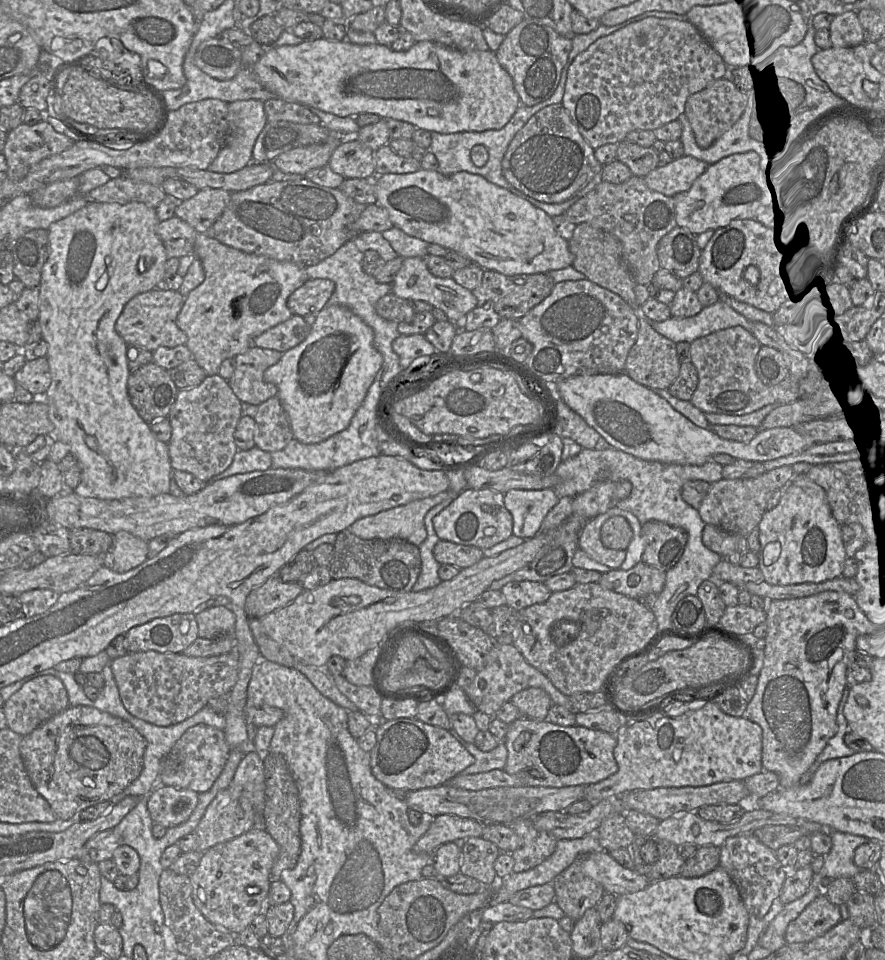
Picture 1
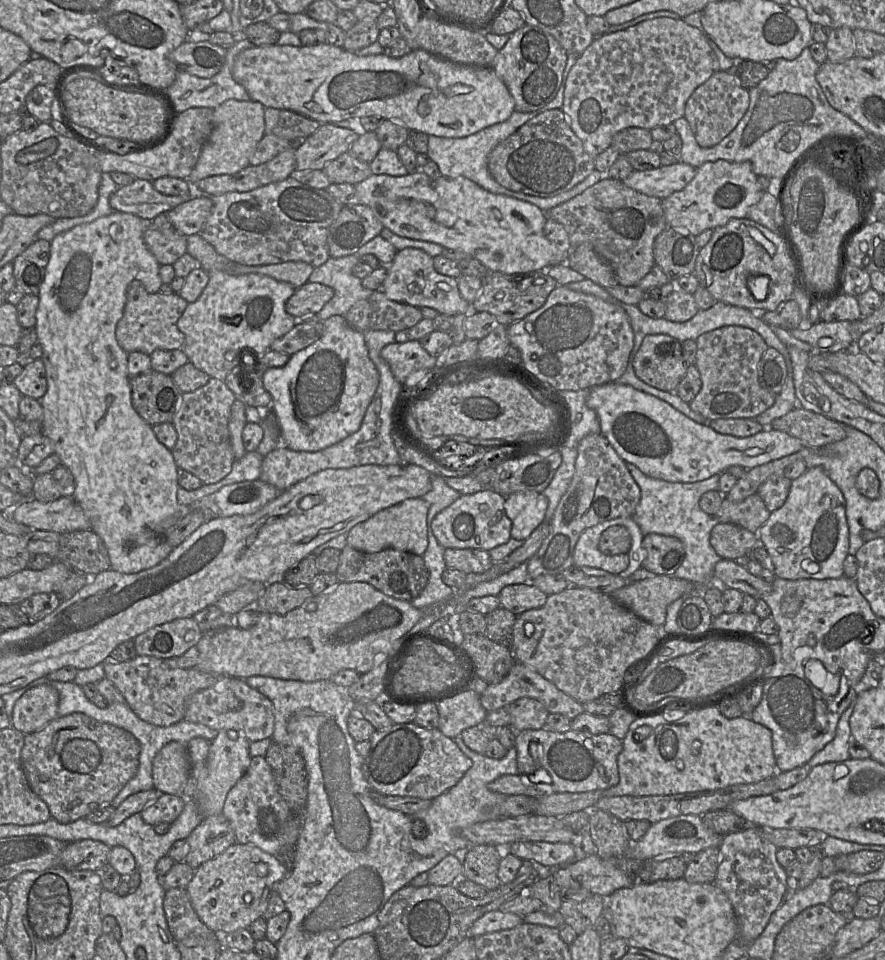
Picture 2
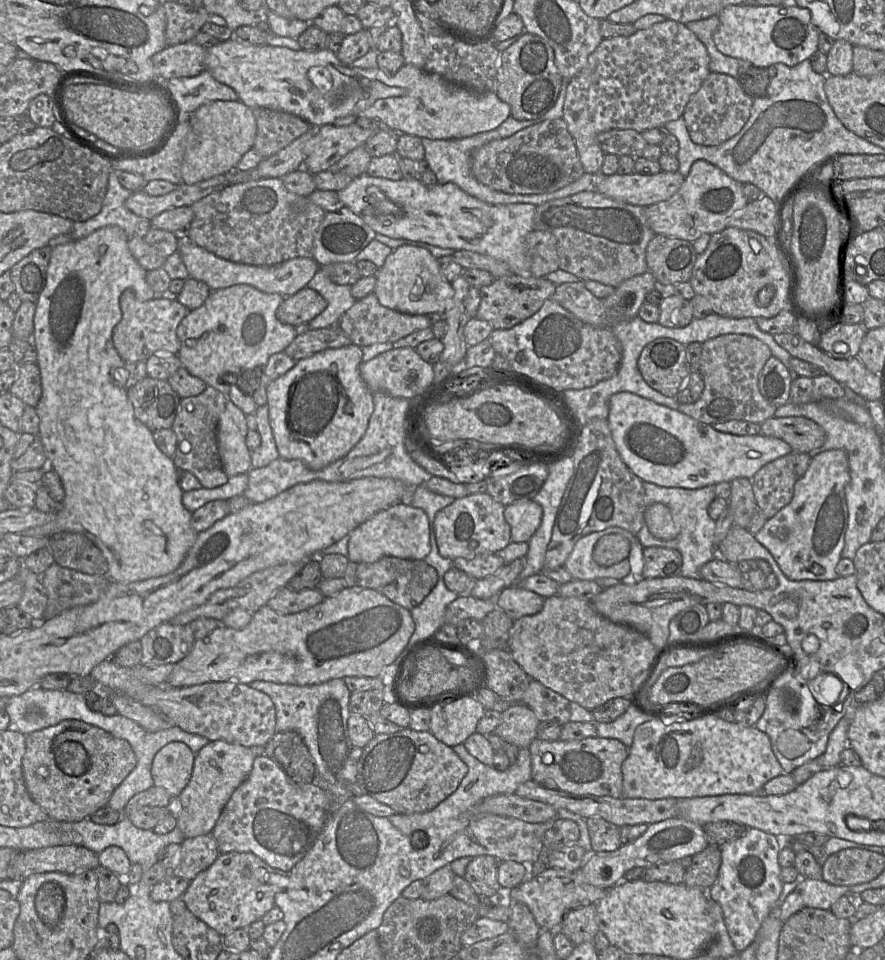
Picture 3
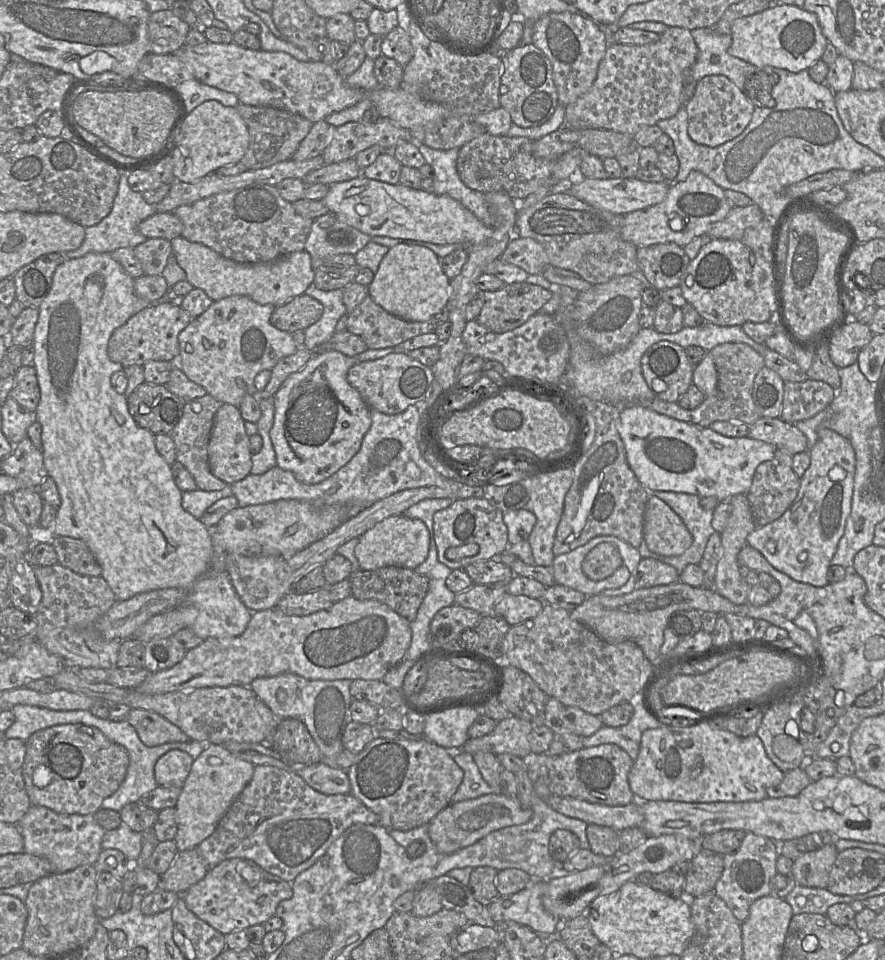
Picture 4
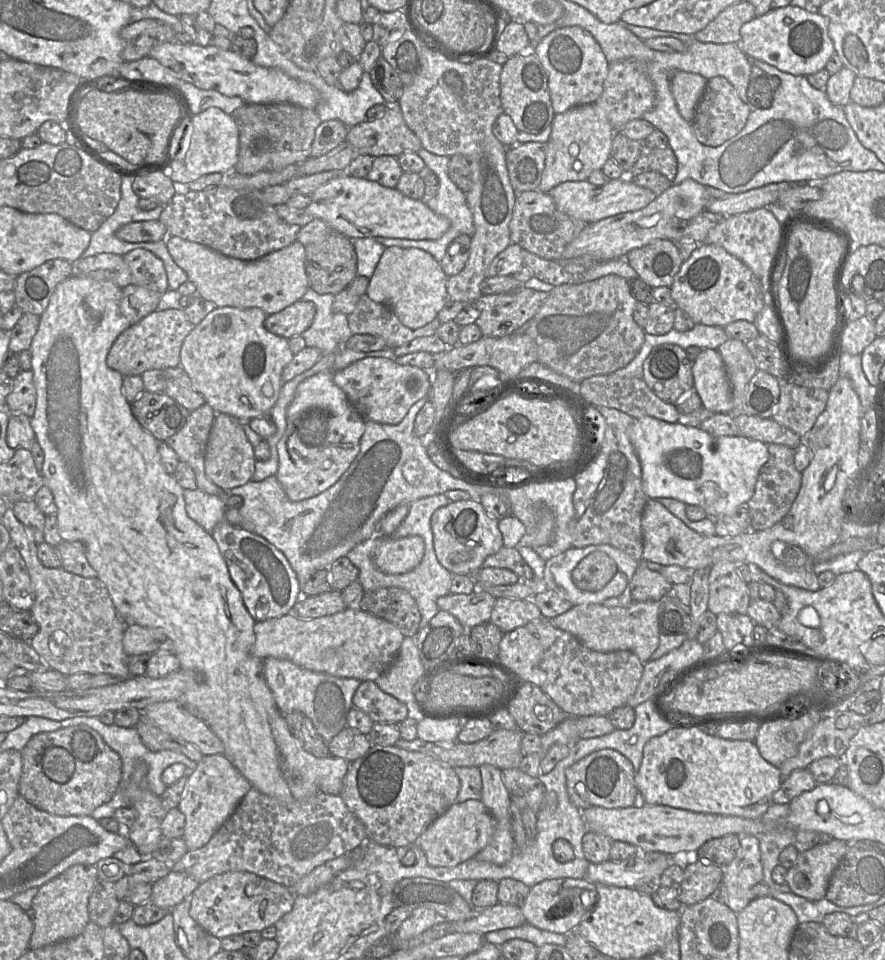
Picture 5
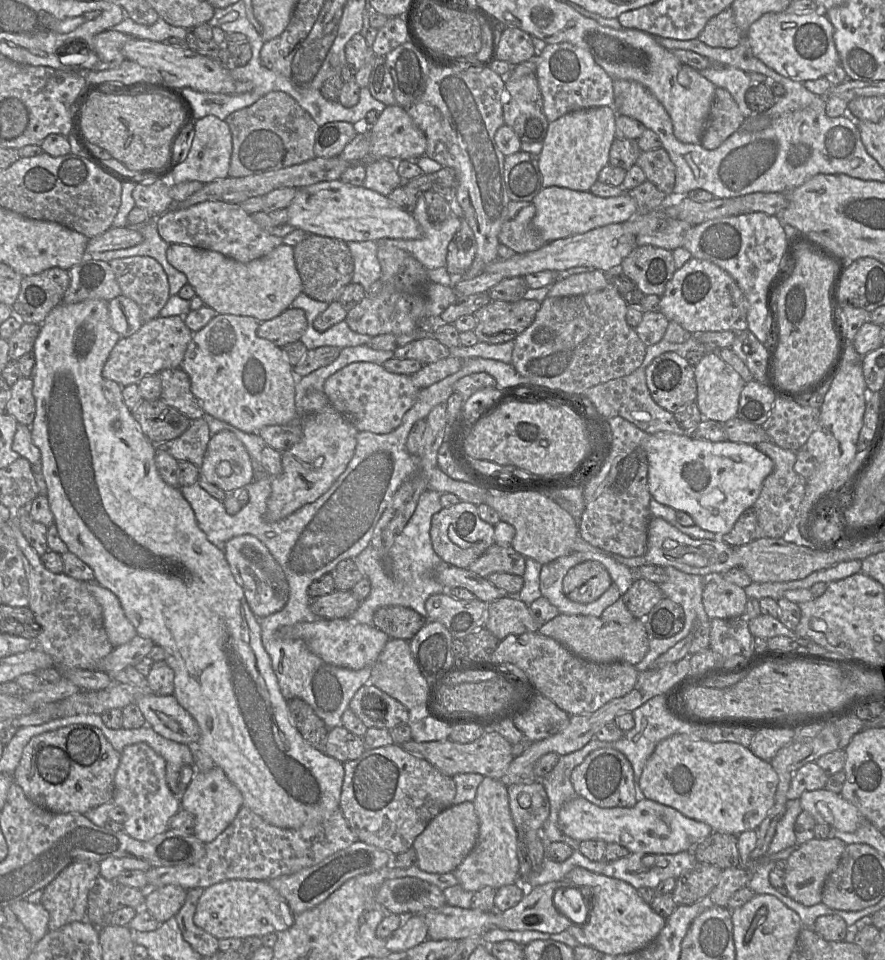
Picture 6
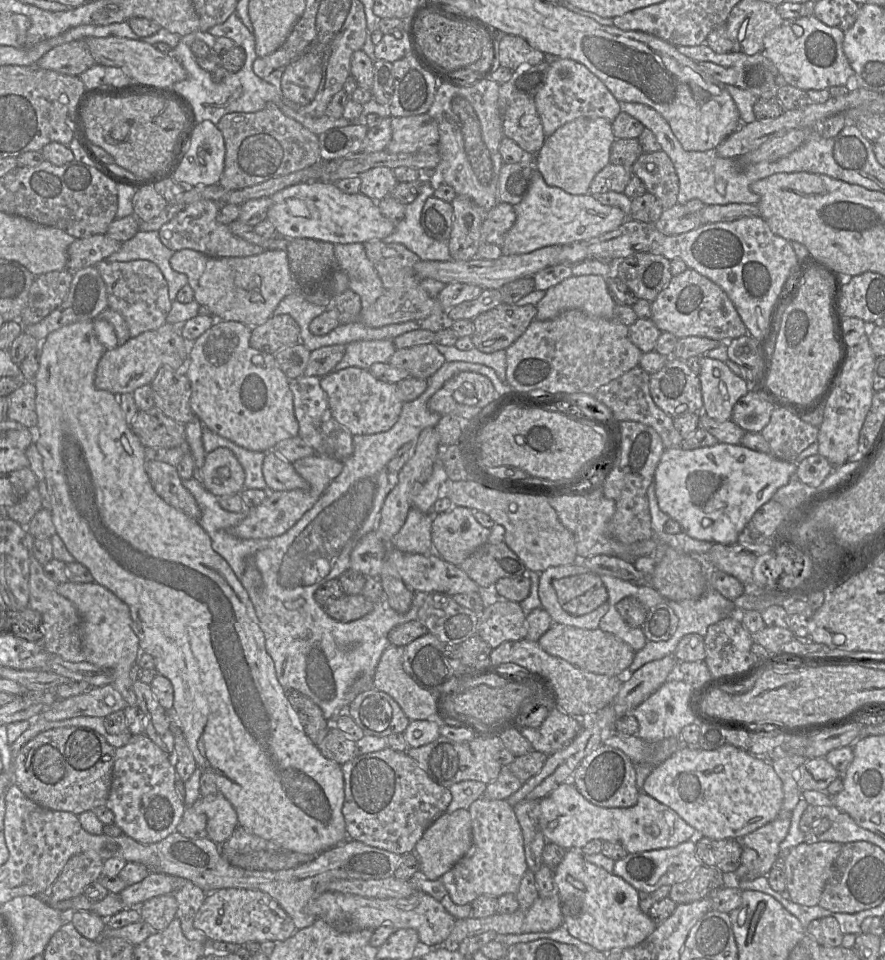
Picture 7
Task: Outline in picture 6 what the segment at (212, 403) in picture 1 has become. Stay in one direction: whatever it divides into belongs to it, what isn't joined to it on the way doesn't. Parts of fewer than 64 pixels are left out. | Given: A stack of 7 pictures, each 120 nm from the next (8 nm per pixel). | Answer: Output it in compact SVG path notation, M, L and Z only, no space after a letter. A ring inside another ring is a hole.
M197 418L179 437L156 444L155 450L164 451L177 461L189 461L200 470L210 438L207 422Z

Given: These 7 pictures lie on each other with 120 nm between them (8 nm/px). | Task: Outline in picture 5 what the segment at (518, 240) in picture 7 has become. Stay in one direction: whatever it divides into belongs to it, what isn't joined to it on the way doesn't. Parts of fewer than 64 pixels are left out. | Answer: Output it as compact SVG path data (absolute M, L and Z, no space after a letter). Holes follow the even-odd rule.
M620 179L610 180L603 186L595 186L588 180L568 181L551 189L549 195L561 212L588 224L618 214L641 210L657 197L651 190L640 187L633 181Z

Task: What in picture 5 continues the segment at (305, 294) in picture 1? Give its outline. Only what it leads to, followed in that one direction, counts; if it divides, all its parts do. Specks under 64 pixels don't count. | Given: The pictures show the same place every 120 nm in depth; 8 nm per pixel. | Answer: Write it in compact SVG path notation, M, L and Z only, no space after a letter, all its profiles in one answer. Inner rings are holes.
M300 299L283 310L268 315L264 326L269 332L290 339L306 331L312 325L315 314L316 305Z

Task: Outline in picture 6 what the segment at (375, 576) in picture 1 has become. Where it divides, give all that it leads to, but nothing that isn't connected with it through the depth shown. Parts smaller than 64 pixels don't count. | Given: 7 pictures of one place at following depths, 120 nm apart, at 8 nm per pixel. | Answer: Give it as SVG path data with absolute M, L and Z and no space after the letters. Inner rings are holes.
M384 606L376 610L373 625L390 639L411 640L425 624L425 618L411 608Z

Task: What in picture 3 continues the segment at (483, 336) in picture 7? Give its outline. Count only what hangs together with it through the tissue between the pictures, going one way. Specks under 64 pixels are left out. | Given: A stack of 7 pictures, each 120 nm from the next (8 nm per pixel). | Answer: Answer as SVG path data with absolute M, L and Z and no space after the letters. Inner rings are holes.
M512 274L497 278L479 289L481 302L476 317L489 322L494 329L509 329L534 315L553 296L556 285L546 277Z

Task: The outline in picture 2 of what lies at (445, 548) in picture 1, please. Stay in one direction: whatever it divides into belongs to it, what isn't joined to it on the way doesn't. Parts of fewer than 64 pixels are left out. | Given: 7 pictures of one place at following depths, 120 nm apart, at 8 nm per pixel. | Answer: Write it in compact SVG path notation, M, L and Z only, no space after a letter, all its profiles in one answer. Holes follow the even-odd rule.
M446 548L444 560L446 567L460 570L465 574L483 573L490 569L494 563L488 551L473 548Z

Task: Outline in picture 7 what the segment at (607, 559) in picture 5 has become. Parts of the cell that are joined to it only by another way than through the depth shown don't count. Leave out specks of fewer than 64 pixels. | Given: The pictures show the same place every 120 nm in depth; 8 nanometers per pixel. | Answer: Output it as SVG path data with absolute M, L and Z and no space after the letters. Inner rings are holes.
M593 572L561 578L553 582L558 602L572 616L582 616L608 601L601 576Z

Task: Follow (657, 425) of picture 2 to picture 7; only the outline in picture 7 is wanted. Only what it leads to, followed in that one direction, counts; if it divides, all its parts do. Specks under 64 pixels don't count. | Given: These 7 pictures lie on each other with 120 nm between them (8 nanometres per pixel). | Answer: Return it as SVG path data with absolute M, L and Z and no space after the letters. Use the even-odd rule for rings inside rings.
M719 442L694 450L665 449L654 474L655 494L660 509L681 525L682 532L697 540L733 545L754 513L790 481L796 470L794 461L784 461L741 444Z

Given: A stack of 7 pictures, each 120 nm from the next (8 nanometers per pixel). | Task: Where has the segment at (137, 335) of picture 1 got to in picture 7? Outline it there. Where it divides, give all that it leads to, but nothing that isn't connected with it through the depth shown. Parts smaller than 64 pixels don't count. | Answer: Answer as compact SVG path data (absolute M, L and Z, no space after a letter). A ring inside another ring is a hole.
M166 322L156 330L132 337L123 345L106 350L98 362L94 385L99 390L114 395L132 393L135 389L150 384L161 367L182 370L188 364L190 342L184 339L178 325Z

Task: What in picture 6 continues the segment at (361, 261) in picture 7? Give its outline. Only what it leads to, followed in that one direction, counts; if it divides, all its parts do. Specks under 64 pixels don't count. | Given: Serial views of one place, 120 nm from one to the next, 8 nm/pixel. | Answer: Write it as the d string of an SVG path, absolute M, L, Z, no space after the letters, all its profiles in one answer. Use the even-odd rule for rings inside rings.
M375 241L346 242L354 263L352 282L358 283L368 294L371 285L381 278L381 266Z

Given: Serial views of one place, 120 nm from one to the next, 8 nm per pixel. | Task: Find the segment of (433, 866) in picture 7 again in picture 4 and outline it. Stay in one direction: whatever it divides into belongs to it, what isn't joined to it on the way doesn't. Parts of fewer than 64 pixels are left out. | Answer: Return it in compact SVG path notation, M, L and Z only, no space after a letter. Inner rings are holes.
M495 792L475 799L450 803L428 823L428 835L438 852L452 854L473 845L493 831L524 824L532 815L532 809L524 808L517 797Z

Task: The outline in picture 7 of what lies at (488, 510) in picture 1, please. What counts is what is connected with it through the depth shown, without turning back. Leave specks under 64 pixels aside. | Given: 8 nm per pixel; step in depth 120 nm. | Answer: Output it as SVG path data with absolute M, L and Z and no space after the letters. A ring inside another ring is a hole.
M454 506L435 516L431 526L434 552L459 566L476 549L488 542L491 529L479 524L472 509Z

